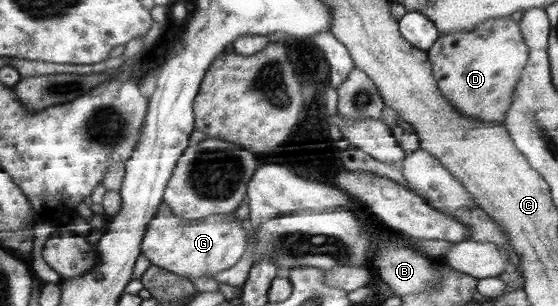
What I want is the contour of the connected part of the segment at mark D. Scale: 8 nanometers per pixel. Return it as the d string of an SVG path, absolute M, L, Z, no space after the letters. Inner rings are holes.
M509 16L490 19L476 30L440 34L438 42L427 55L440 91L447 96L456 111L468 119L503 124L511 109L523 67L531 57L531 47L524 41L521 30L519 23Z

